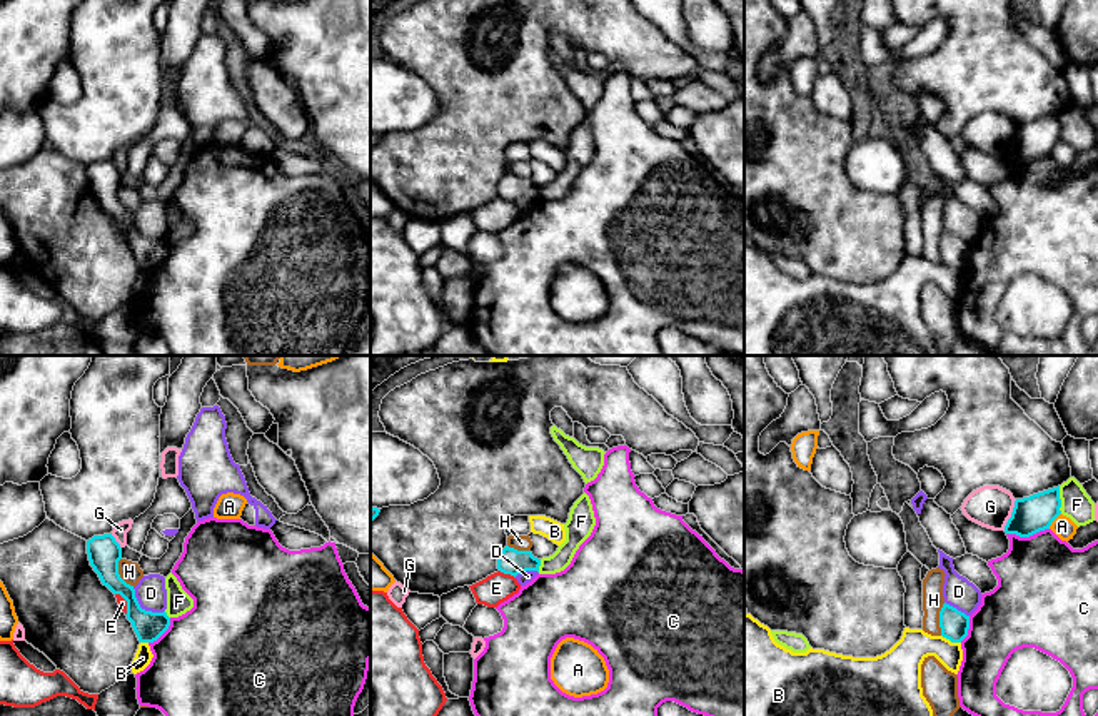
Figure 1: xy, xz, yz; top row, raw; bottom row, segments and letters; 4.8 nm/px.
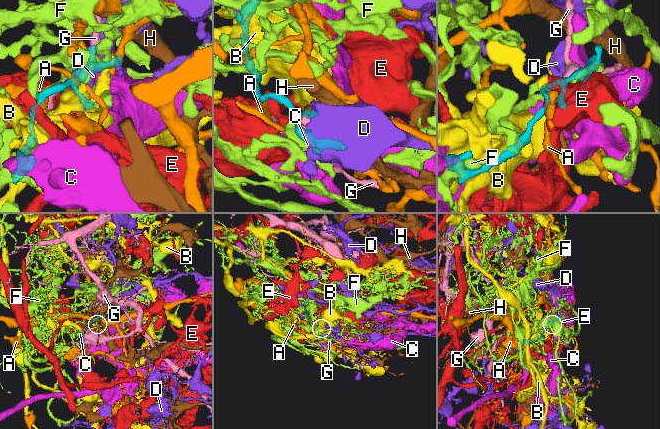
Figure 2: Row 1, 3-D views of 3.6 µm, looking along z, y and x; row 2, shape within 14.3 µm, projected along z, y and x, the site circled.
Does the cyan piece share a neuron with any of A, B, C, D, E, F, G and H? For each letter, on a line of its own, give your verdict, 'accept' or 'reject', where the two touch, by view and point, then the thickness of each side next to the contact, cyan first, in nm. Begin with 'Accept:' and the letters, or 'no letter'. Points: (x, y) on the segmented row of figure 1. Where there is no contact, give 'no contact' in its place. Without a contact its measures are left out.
Accept: no letter
A: reject; contact yz (1053, 519); calibres 180 and 100 nm
B: reject; contact yz (951, 641); calibres 140 and 170 nm
C: reject; contact yz (1027, 536); calibres 180 and 440 nm
D: reject; contact xy (144, 610); calibres 150 and 150 nm
E: reject; contact xz (508, 573); calibres 130 and 140 nm
F: reject; contact yz (1060, 499); calibres 180 and 150 nm
G: reject; contact yz (1012, 514); calibres 180 and 200 nm
H: reject; contact yz (940, 620); calibres 140 and 100 nm

